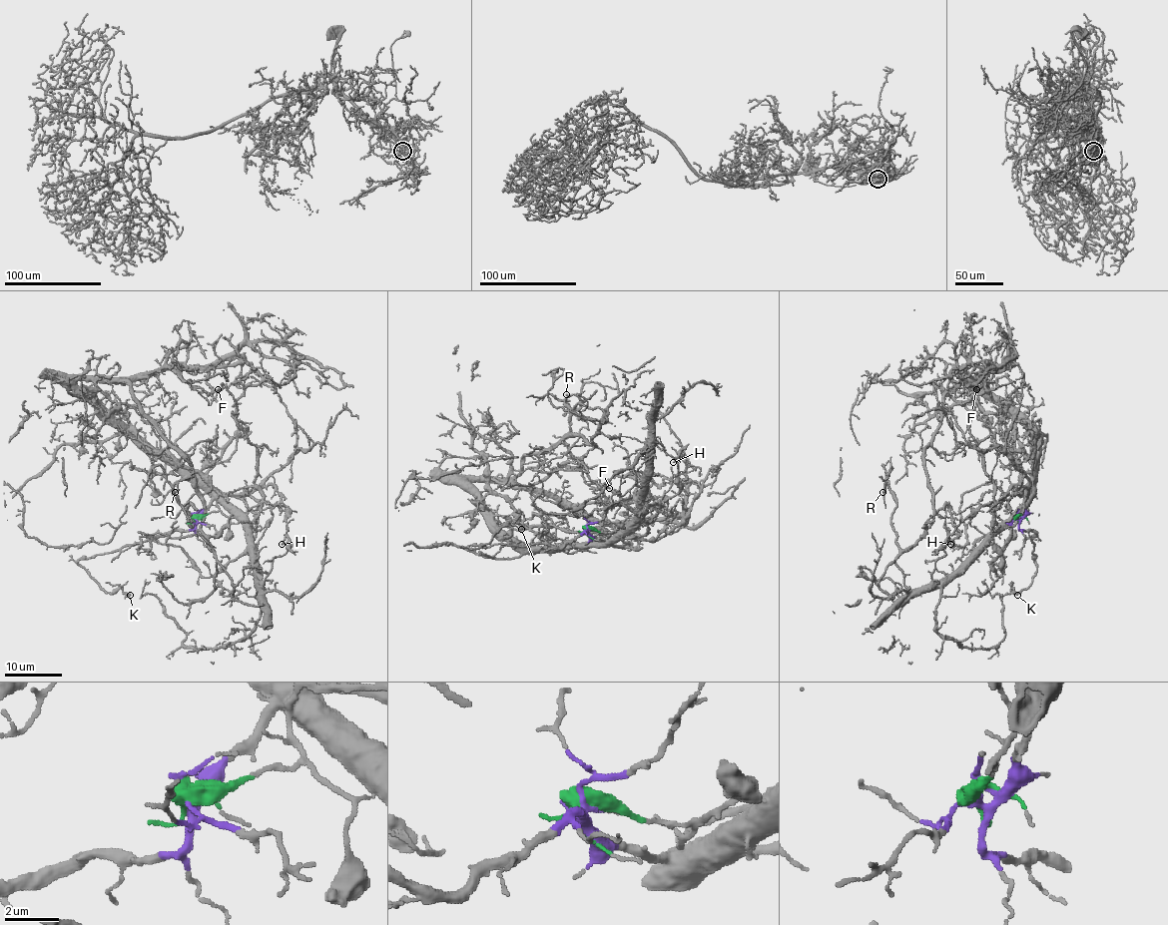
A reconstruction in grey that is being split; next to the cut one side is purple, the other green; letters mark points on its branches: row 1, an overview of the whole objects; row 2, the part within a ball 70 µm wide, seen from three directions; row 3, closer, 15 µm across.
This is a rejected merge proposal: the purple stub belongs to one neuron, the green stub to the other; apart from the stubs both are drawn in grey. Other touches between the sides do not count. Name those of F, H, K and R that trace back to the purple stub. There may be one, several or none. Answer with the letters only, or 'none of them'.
F, K, R

